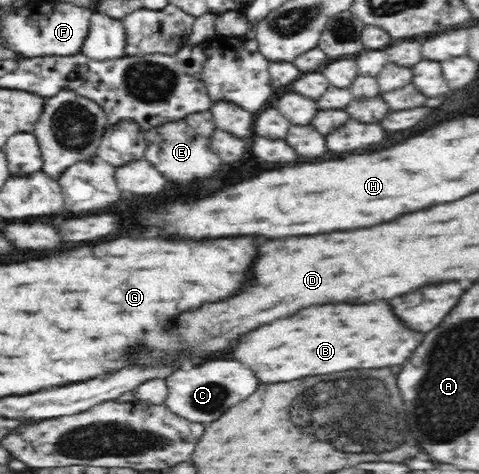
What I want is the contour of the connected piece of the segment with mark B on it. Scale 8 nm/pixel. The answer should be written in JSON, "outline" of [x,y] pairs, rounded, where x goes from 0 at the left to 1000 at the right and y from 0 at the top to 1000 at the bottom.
{"outline":[[[808,637],[729,646],[645,646],[620,662],[566,679],[511,705],[482,738],[482,755],[516,768],[545,810],[603,806],[637,793],[674,793],[733,776],[808,776],[841,768],[875,722],[858,696],[841,696]]]}

